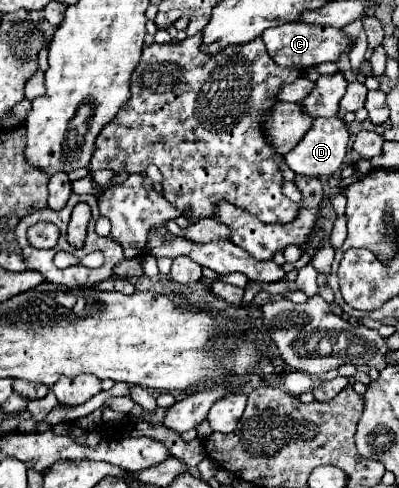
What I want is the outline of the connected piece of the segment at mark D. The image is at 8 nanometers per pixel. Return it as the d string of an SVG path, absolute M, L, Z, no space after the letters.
M319 117L315 119L313 127L305 133L305 137L297 143L297 147L285 155L285 161L289 169L295 171L297 175L329 177L341 169L341 163L347 151L347 143L349 143L349 133L347 133L345 123L339 117L329 117L329 119Z

